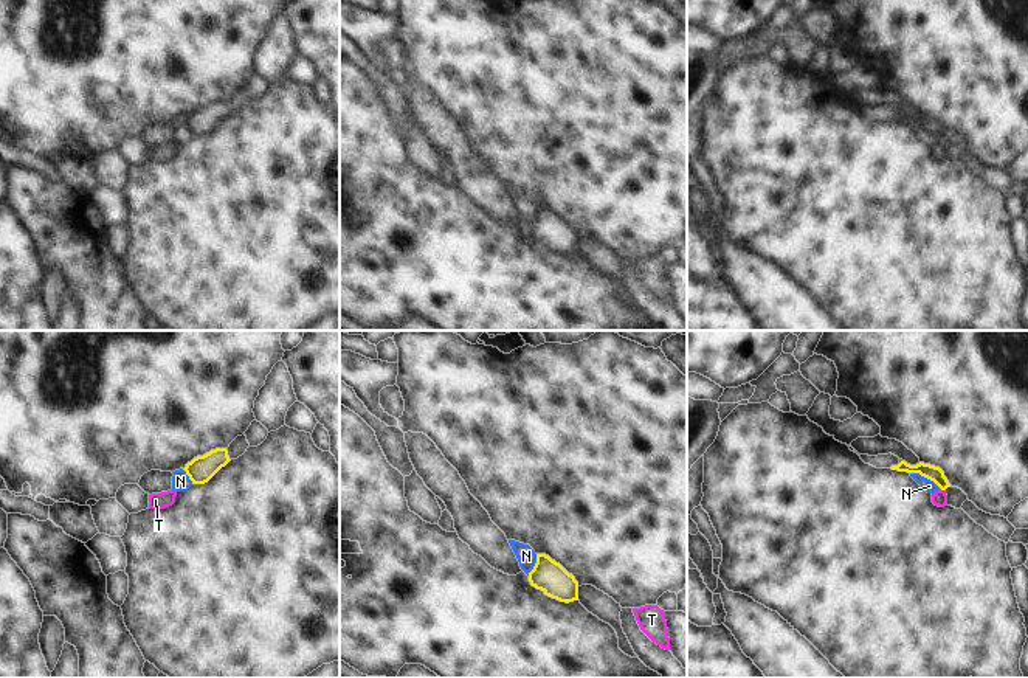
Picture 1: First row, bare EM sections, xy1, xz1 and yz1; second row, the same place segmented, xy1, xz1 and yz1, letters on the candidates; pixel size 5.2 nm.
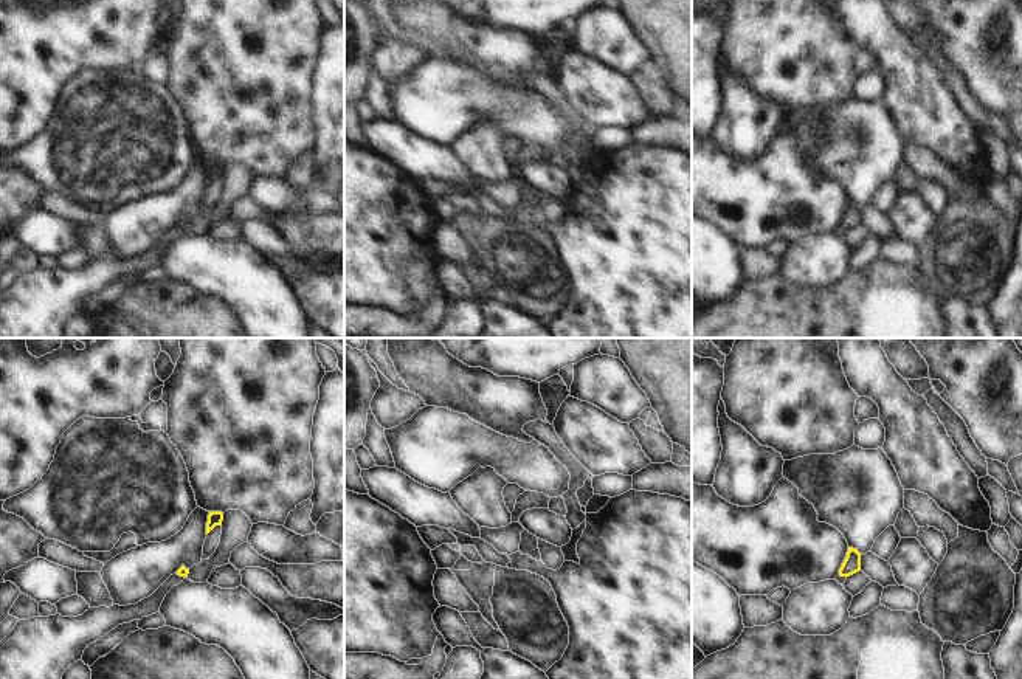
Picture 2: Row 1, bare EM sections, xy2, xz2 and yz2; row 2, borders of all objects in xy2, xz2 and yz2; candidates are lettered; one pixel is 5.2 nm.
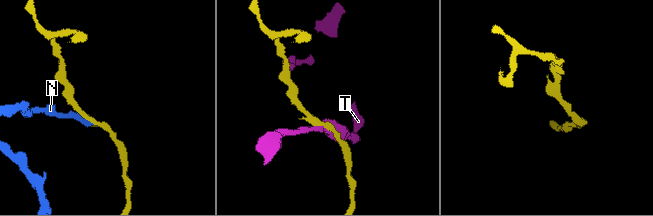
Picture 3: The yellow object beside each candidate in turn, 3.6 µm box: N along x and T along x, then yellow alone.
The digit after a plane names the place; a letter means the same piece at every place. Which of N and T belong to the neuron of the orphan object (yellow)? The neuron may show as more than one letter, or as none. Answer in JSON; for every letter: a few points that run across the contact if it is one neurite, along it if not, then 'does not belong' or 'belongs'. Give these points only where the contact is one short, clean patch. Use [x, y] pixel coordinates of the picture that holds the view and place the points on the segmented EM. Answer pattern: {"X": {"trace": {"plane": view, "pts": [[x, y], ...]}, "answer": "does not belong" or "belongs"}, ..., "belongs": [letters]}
{"N": {"trace": {"plane": "yz1", "pts": [[910, 472], [918, 472], [940, 487]]}, "answer": "does not belong"}, "T": {"trace": {"plane": "yz1", "pts": [[940, 487], [945, 491]]}, "answer": "does not belong"}, "belongs": []}

